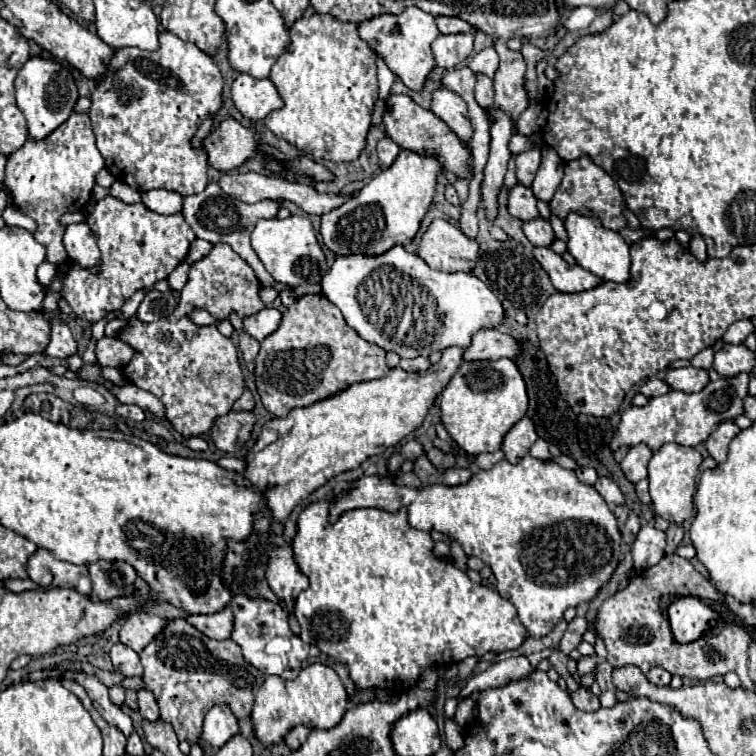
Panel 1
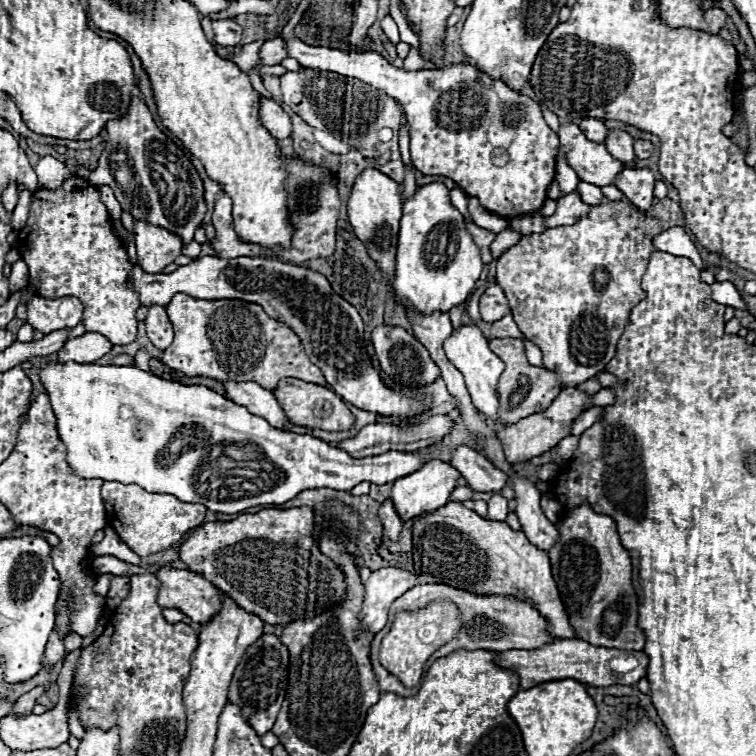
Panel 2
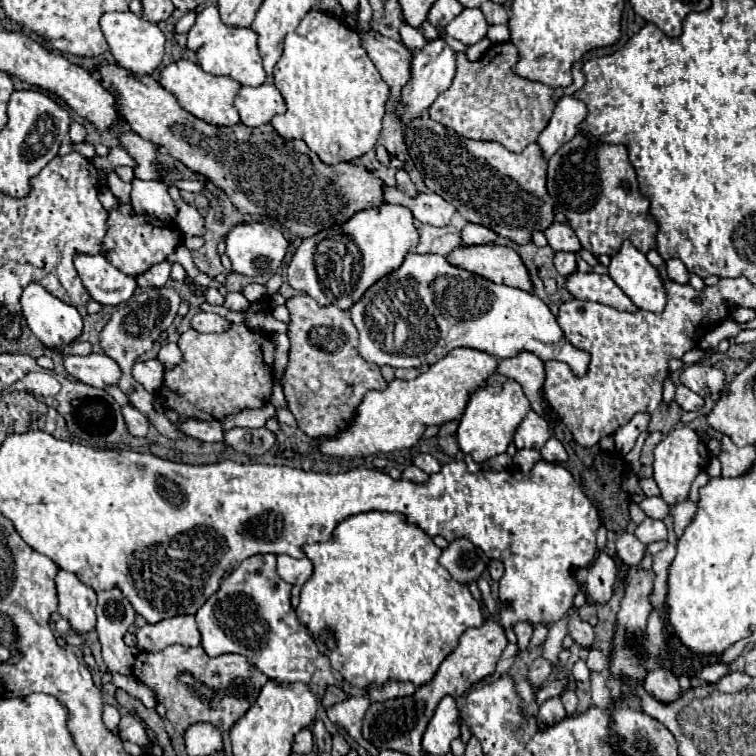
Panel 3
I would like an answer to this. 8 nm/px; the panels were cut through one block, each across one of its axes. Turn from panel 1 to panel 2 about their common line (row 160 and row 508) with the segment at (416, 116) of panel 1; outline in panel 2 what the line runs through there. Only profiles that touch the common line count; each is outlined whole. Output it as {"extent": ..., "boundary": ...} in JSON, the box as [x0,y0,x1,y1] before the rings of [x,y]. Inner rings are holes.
{"extent":[412,502,578,638],"boundary":[[[448,502],[446,506],[438,508],[434,512],[414,518],[412,534],[414,534],[414,568],[416,568],[416,574],[424,576],[424,582],[446,584],[446,586],[452,586],[458,590],[486,594],[486,596],[492,596],[492,594],[494,596],[514,596],[514,598],[530,604],[532,608],[536,608],[546,618],[550,636],[578,638],[568,620],[566,608],[560,600],[558,586],[552,578],[548,552],[530,544],[530,540],[526,538],[526,534],[522,530],[512,530],[506,522],[486,520],[486,518],[478,516],[474,510],[466,508],[462,502]]]}

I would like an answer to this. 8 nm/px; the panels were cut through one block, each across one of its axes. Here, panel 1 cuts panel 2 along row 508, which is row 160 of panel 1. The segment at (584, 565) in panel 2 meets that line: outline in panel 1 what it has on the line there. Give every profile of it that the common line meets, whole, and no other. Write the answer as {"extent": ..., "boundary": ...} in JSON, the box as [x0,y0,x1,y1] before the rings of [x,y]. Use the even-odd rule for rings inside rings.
{"extent":[548,156,626,232],"boundary":[[[580,156],[572,162],[566,164],[564,168],[564,178],[554,194],[554,198],[548,202],[550,212],[554,216],[558,216],[560,220],[564,220],[570,212],[582,214],[582,216],[592,216],[592,218],[600,218],[604,228],[620,232],[622,228],[626,228],[626,218],[624,218],[624,196],[620,186],[598,166],[592,162],[590,156]]]}

